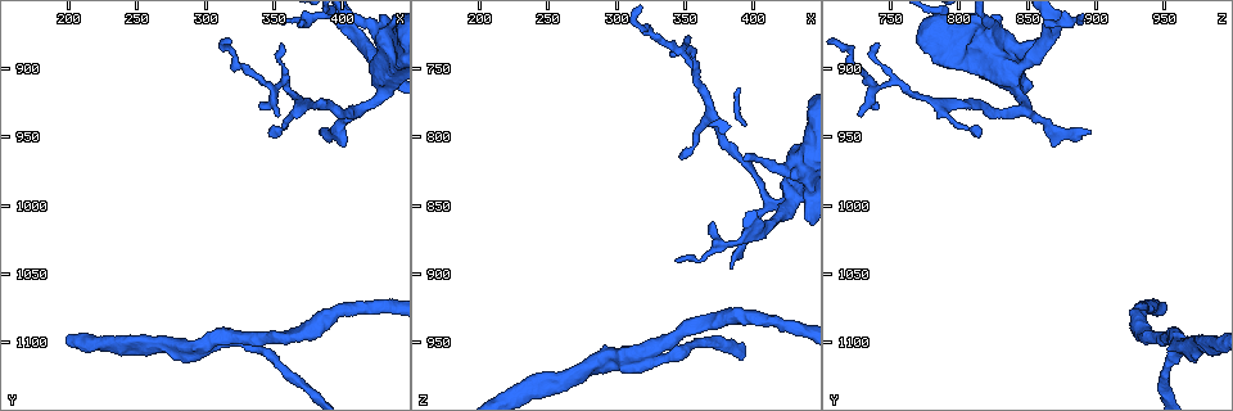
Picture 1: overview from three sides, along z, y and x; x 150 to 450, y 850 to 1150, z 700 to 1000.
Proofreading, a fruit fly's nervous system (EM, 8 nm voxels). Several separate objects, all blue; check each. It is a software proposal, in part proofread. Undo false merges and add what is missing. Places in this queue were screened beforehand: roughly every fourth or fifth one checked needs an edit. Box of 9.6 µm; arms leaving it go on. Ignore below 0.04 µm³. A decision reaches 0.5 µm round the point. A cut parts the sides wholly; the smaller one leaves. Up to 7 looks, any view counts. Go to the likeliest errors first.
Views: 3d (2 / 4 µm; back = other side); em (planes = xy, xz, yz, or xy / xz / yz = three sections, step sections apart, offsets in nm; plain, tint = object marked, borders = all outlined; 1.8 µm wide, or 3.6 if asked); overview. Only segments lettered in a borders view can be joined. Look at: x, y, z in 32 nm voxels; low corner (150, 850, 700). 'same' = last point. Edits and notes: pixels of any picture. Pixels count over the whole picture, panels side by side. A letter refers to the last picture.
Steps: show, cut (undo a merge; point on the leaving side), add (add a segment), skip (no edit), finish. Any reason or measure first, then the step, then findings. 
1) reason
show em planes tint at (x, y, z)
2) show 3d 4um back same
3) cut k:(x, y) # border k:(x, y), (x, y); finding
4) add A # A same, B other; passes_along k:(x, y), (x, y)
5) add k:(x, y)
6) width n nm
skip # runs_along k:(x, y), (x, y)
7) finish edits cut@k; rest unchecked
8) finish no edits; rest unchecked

abrupt turn
show em xy step 16 tint at (332, 1098, 954)

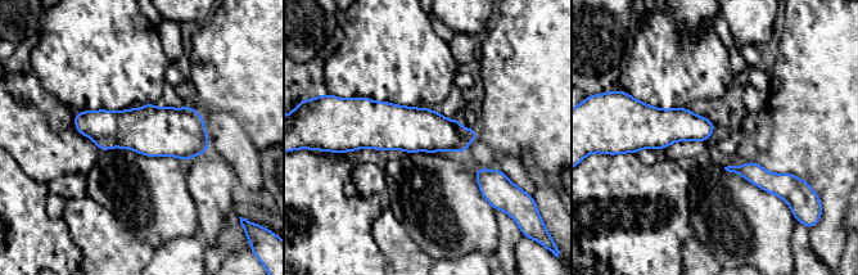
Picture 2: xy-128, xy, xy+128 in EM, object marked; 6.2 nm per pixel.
another direction
show em planes borders same

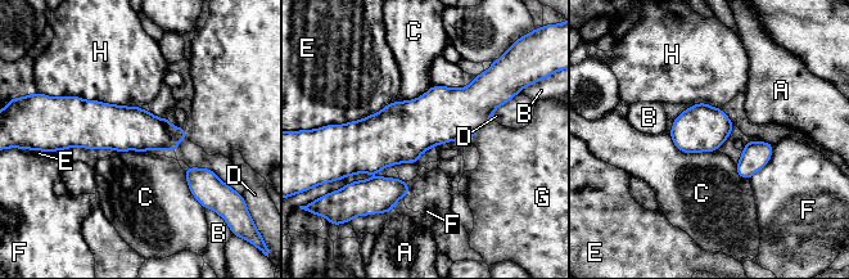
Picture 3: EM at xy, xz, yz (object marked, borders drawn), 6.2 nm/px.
skip # A other, B other, C other, D other, E other, F other, G other, H other; runs_along 3:(61, 129), (135, 129), (183, 135); continuous, no second neuron

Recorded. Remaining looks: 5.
tapers out
show 3d 2um at (350, 948, 816)

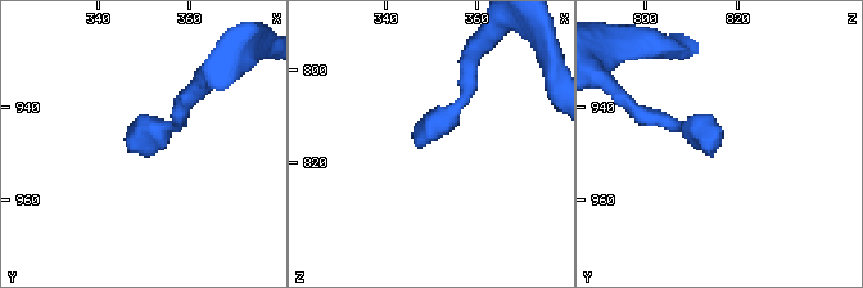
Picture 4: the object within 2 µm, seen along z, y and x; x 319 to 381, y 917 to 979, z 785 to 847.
show em planes borders at (347, 947, 816)

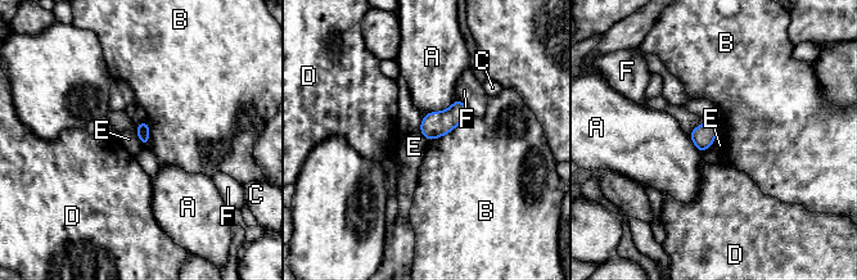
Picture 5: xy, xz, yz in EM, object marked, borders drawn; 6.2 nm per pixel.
width 80 nm
skip # A other, B other, C other, D other, E other, F other; border 5:(718, 125), (718, 132), (707, 149); none of them fits

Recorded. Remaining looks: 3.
thick turns thin
show 3d 4um at (432, 872, 822)

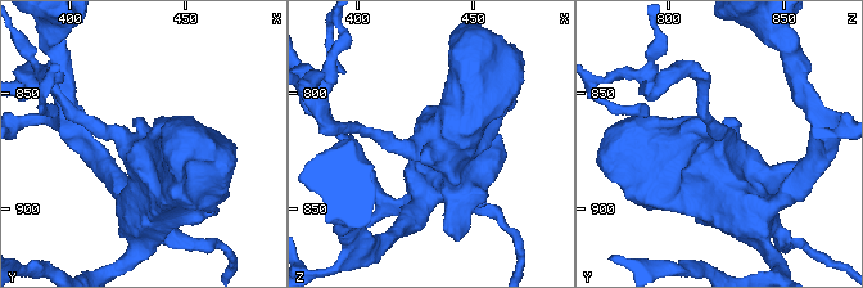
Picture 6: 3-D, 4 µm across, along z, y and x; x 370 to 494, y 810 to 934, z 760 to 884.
show em yz step 8 borders at (432, 872, 825)

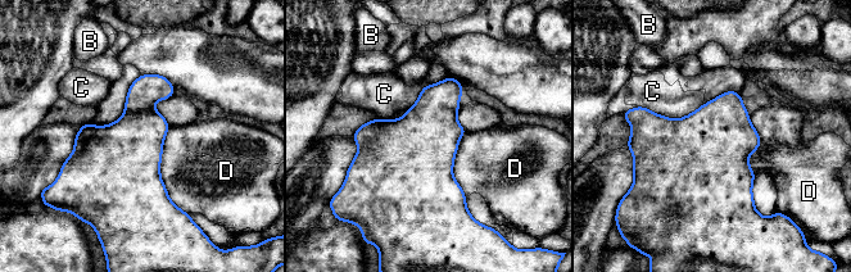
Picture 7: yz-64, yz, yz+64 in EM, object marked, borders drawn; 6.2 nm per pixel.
skip # B other, C other, D other; border 7:(168, 126), (161, 180), (184, 212); one neuron here

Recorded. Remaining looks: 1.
finish no edits; rest unchecked

